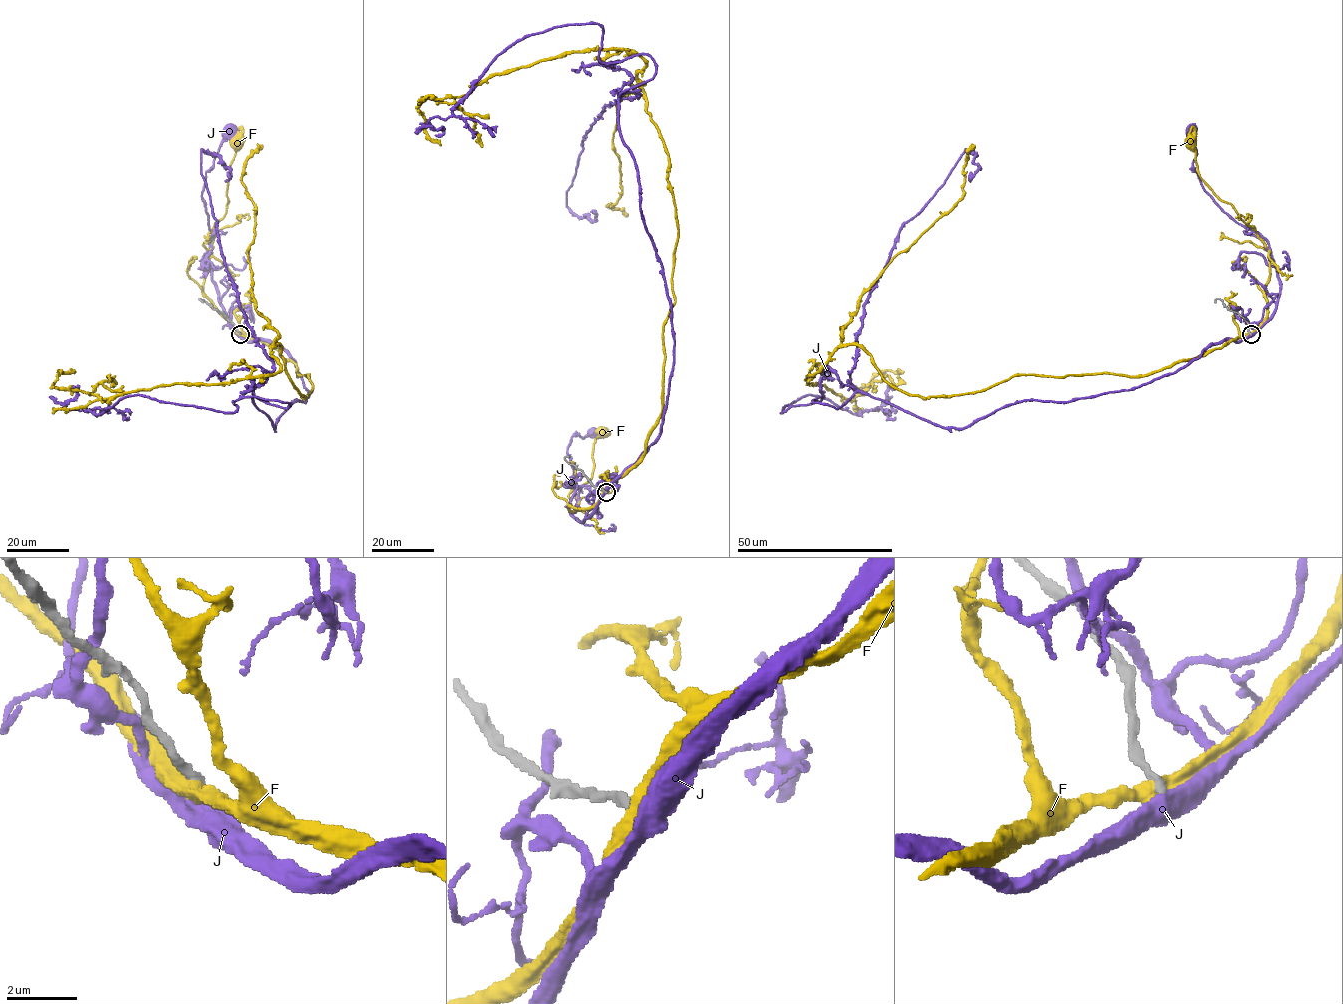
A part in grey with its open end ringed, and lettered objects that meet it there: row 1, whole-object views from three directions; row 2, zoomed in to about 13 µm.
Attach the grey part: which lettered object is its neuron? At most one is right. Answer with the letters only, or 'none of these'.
none of these

